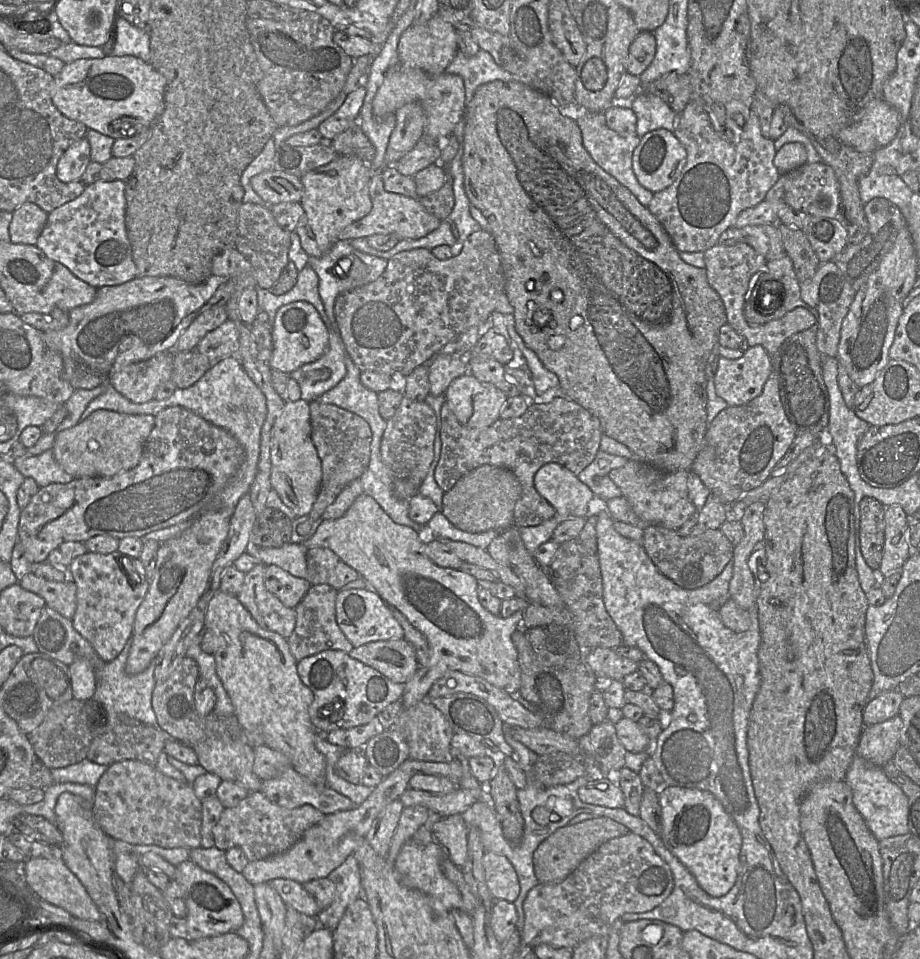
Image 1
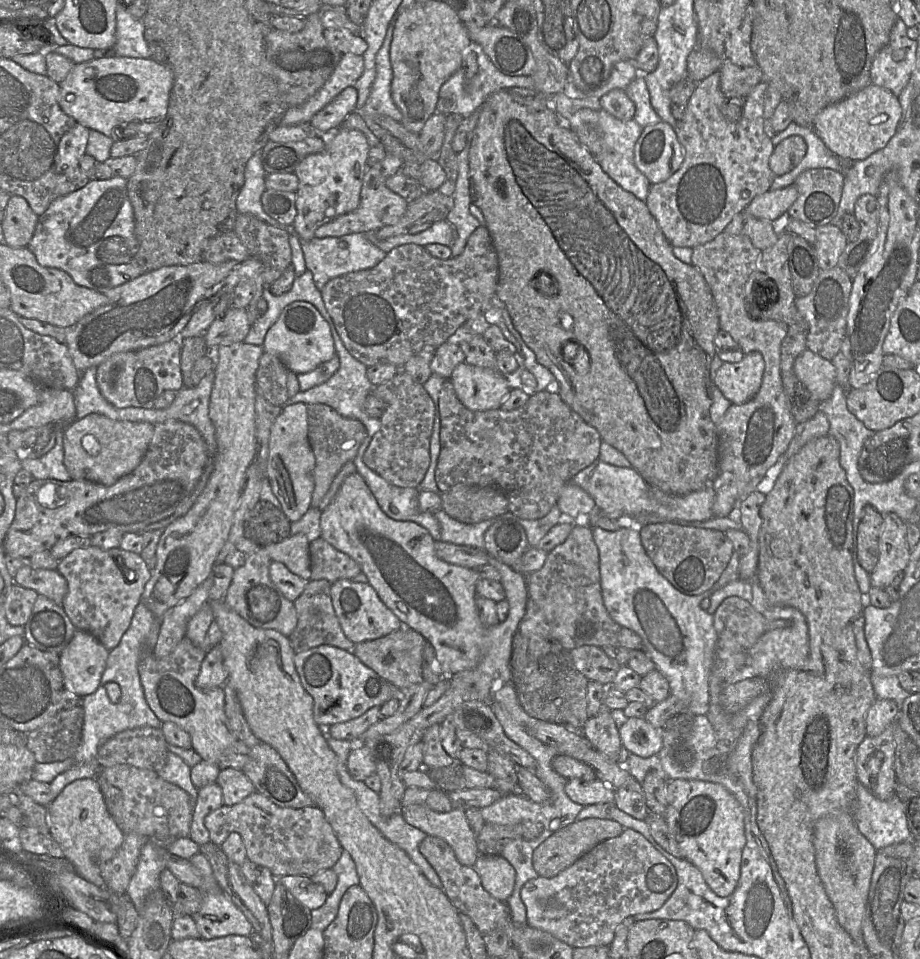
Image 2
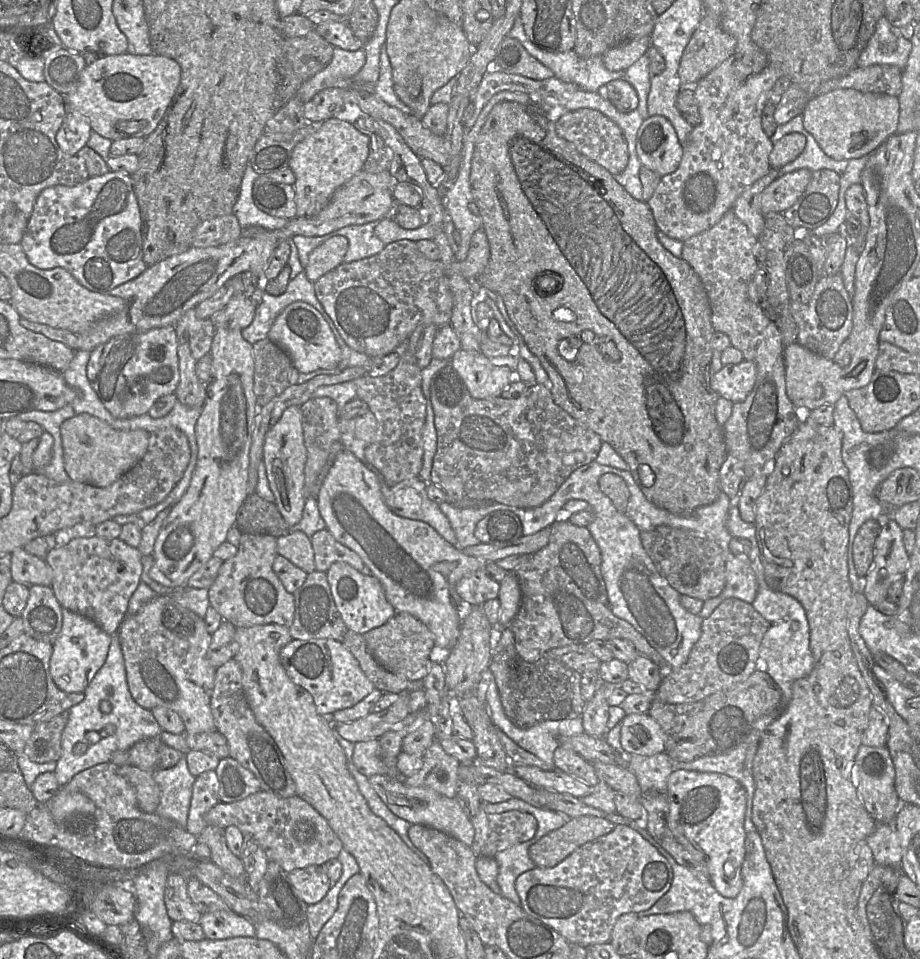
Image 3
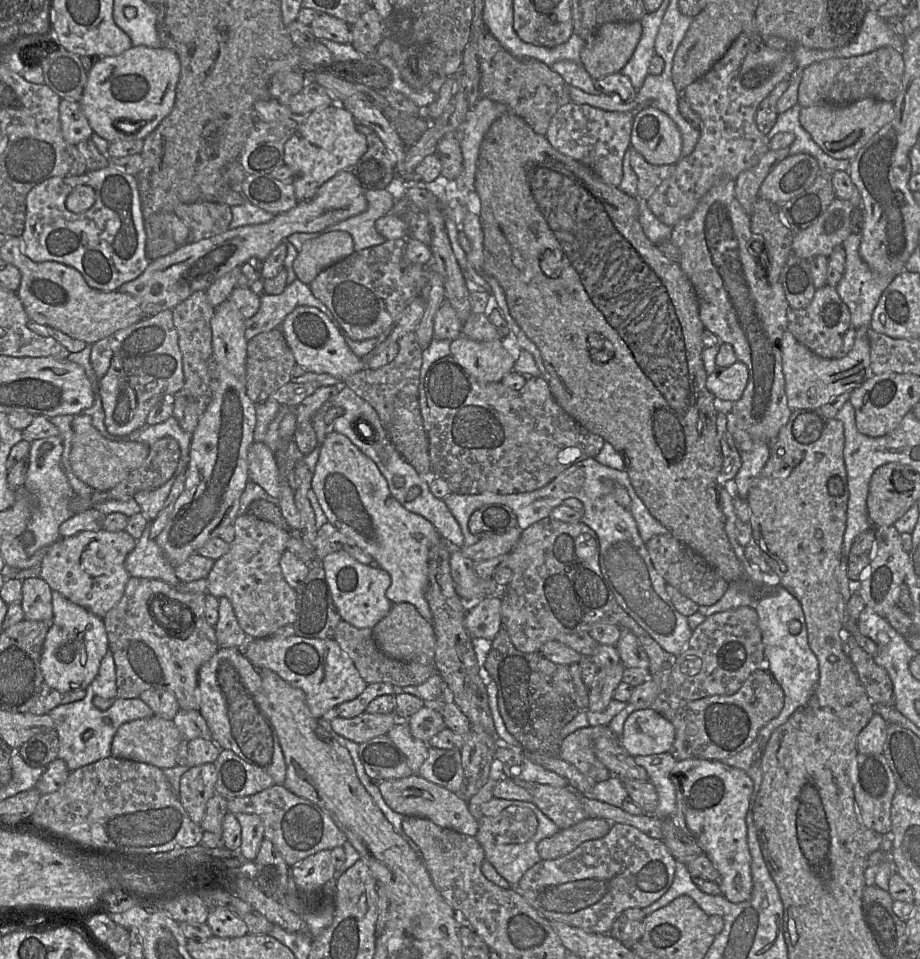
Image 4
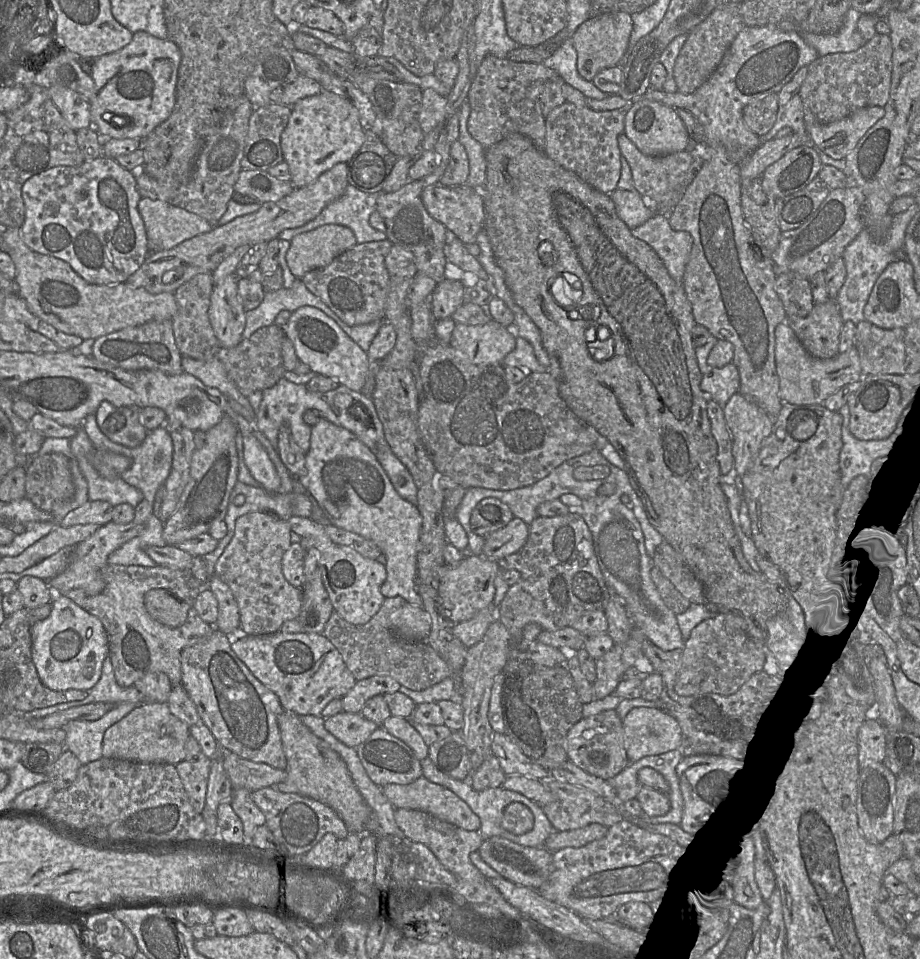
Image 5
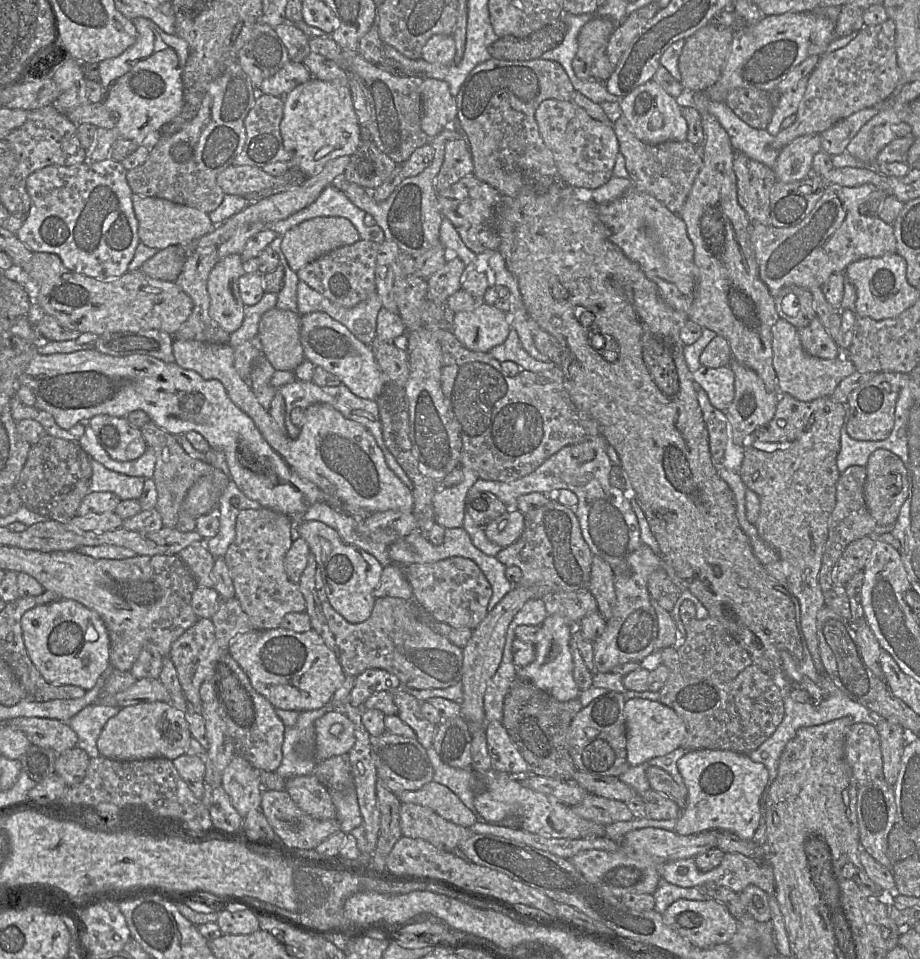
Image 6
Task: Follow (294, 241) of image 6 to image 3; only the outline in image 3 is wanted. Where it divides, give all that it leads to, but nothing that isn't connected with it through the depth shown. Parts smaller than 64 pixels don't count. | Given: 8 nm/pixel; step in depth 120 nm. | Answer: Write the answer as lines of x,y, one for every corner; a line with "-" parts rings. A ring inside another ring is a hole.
341,235
330,237
315,248
310,256
304,273
311,282
316,282
326,273
344,263
344,256
349,248
347,238

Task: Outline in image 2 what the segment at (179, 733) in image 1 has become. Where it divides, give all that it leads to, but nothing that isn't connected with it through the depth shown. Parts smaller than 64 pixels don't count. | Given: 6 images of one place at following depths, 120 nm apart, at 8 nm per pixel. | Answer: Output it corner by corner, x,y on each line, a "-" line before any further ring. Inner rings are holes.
185,636
165,658
159,659
153,652
144,656
138,663
138,671
145,699
161,723
173,722
178,725
190,735
192,749
201,759
218,765
221,754
236,739
228,729
223,688
202,690
195,685
206,654

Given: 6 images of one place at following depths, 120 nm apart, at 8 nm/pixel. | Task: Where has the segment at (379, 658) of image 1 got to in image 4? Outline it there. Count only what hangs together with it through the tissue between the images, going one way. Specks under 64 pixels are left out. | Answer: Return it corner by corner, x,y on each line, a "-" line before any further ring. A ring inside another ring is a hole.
410,603
393,604
389,613
372,628
372,635
380,651
389,658
403,662
434,664
434,628

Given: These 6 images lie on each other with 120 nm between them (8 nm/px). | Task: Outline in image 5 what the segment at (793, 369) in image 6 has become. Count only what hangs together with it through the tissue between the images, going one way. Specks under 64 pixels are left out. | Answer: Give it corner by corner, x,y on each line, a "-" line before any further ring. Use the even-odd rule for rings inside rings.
783,322
775,329
775,362
779,376
779,396
783,403
823,405
824,401
843,386
863,377
858,350
855,346
830,359
812,357
797,339
794,331

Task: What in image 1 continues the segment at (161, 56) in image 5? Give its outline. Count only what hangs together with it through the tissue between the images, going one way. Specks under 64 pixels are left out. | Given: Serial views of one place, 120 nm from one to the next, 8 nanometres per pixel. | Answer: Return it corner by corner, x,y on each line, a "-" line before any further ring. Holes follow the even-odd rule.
106,55
104,58
97,59
79,59
71,63
65,64
63,69
54,77
54,90
52,100
56,108
67,118
71,120
76,120
83,123
88,130
95,130
101,134
108,135
105,130
109,132
114,132
114,126
119,125
121,133
125,133
127,136
125,138
130,138
133,135
128,135
129,129
132,128
133,124
136,125
136,131
140,131
142,128
150,127
159,117
164,108
164,93
166,89
166,80
164,76
153,68
150,62
145,62
135,56
122,56
115,57
112,55

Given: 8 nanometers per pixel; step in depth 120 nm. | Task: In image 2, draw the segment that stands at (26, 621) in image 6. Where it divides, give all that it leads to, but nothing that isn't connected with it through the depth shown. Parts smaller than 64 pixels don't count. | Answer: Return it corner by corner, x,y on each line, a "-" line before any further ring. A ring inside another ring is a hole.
76,629
71,641
59,654
59,667
66,688
81,698
94,693
100,684
102,674
106,668
109,652
93,635

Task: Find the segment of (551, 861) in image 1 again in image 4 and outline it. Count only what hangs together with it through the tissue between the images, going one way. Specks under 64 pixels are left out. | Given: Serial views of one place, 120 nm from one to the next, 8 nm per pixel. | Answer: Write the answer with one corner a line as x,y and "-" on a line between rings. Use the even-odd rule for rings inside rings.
588,817
552,836
543,838
537,845
541,860
552,860
567,855
581,843
605,836
612,823
596,817

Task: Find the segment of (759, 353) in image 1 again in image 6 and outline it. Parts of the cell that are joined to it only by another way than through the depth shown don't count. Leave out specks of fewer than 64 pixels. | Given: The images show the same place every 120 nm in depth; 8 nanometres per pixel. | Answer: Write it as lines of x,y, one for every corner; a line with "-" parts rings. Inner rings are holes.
701,366
692,373
697,387
707,394
710,403
718,410
725,412
734,398
735,374
728,366
708,368

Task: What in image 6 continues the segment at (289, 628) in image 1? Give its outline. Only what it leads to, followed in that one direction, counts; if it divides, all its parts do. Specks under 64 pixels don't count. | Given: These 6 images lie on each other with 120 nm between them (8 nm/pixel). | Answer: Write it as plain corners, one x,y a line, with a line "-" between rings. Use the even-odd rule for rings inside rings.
269,508
242,510
237,517
235,540
227,549
224,561
233,581
235,597
248,615
254,630
279,628
287,614
306,611
306,602
299,584
288,579
284,567
284,558
293,543
292,532
294,528
294,521
290,517

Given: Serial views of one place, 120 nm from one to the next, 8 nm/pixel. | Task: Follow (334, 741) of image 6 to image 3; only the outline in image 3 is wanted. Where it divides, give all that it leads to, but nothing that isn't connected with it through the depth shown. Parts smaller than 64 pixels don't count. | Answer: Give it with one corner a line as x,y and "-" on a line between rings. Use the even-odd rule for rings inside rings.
409,692
398,694
398,700
388,709
350,723
337,724
335,730
345,740
352,743
377,740
385,733
403,724
410,715

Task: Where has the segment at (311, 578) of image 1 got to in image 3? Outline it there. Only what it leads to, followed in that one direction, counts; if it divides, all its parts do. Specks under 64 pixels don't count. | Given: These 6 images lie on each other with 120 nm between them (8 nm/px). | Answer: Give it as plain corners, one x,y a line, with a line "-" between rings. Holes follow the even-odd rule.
328,529
320,530
311,537
316,571
327,572
335,562
345,562
365,575
372,575
361,557
338,542

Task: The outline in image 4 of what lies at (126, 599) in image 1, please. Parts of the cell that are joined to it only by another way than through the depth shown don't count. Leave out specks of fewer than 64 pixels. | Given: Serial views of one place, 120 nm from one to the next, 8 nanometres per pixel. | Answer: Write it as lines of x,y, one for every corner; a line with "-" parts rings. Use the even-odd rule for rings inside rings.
83,531
60,538
47,547
40,564
40,576
53,591
71,602
103,618
122,598
131,577
125,568
127,555
135,548
135,540
127,531

